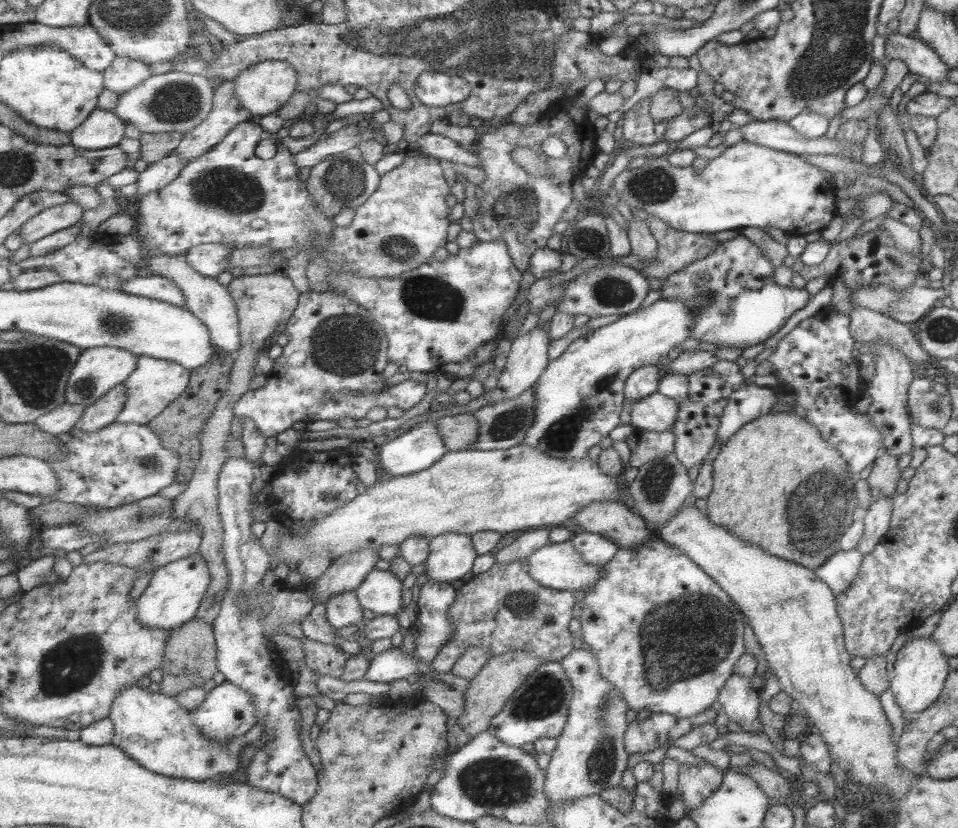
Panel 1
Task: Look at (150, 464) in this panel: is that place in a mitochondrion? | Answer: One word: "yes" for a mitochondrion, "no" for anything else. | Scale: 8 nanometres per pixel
yes

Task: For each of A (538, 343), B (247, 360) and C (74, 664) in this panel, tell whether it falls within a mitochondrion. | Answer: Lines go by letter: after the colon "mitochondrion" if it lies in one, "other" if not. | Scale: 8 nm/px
A: other
B: other
C: mitochondrion

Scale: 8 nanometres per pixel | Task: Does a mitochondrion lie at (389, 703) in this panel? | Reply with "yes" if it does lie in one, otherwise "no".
no

